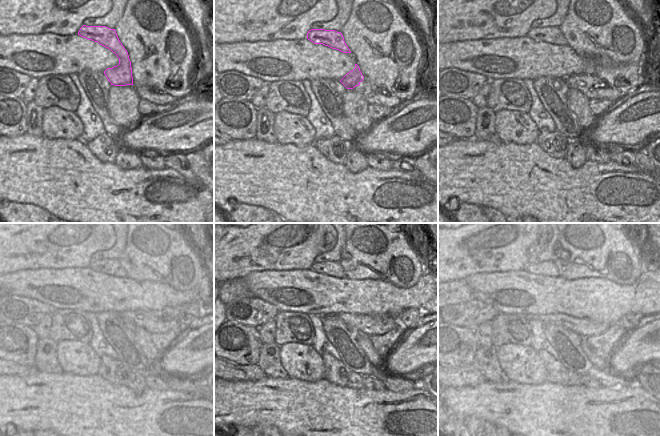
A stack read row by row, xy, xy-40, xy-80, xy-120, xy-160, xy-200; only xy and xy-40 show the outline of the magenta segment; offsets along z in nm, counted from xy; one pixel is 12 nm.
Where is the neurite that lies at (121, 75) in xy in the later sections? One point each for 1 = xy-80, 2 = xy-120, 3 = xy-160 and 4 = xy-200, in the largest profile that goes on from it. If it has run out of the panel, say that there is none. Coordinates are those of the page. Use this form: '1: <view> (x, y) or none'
1: xy-80 (553, 36)
2: xy-120 (109, 266)
3: xy-160 (332, 268)
4: xy-200 (548, 268)

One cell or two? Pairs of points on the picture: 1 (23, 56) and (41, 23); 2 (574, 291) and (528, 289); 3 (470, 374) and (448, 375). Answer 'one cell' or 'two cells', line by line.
1: two cells
2: one cell
3: one cell

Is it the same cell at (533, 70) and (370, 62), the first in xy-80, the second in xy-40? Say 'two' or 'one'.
two

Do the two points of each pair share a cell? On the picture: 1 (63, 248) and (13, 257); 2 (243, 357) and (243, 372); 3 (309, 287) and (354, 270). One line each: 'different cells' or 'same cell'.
1: same cell
2: different cells
3: different cells

